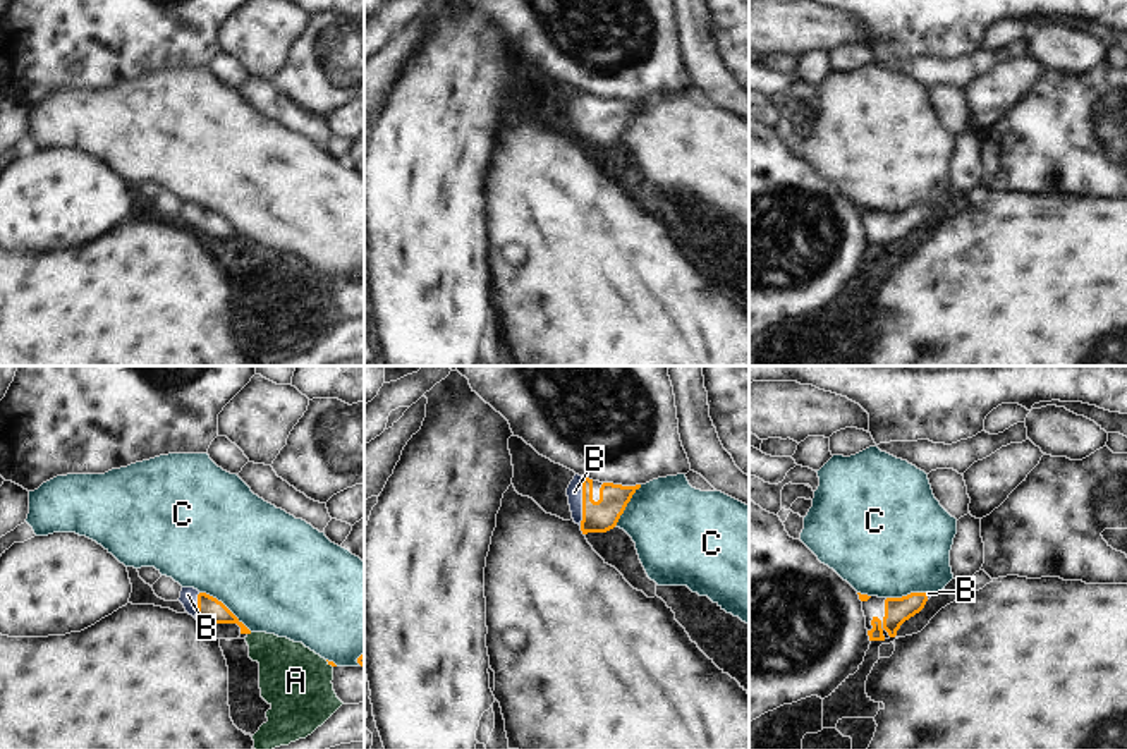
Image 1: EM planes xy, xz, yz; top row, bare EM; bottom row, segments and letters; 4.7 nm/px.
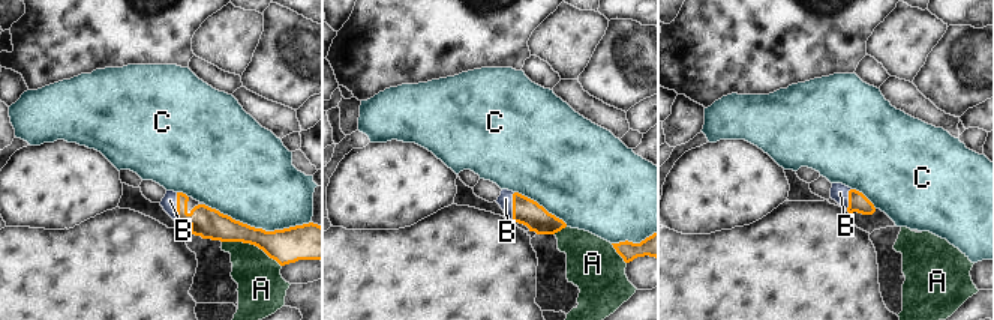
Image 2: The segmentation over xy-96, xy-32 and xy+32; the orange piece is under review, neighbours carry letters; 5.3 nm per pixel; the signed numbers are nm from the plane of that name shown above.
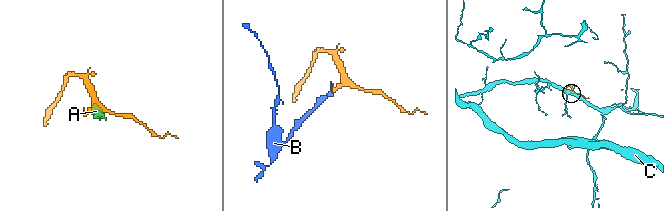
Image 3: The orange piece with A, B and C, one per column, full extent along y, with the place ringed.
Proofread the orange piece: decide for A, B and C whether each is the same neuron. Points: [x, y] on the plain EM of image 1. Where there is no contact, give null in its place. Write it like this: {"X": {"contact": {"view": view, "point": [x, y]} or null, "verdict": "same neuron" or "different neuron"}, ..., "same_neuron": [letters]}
{"A": {"contact": {"view": "xy", "point": [328, 279]}, "verdict": "different neuron"}, "B": {"contact": {"view": "xz", "point": [583, 117]}, "verdict": "same neuron"}, "C": {"contact": {"view": "xy", "point": [224, 220]}, "verdict": "different neuron"}, "same_neuron": ["B"]}

